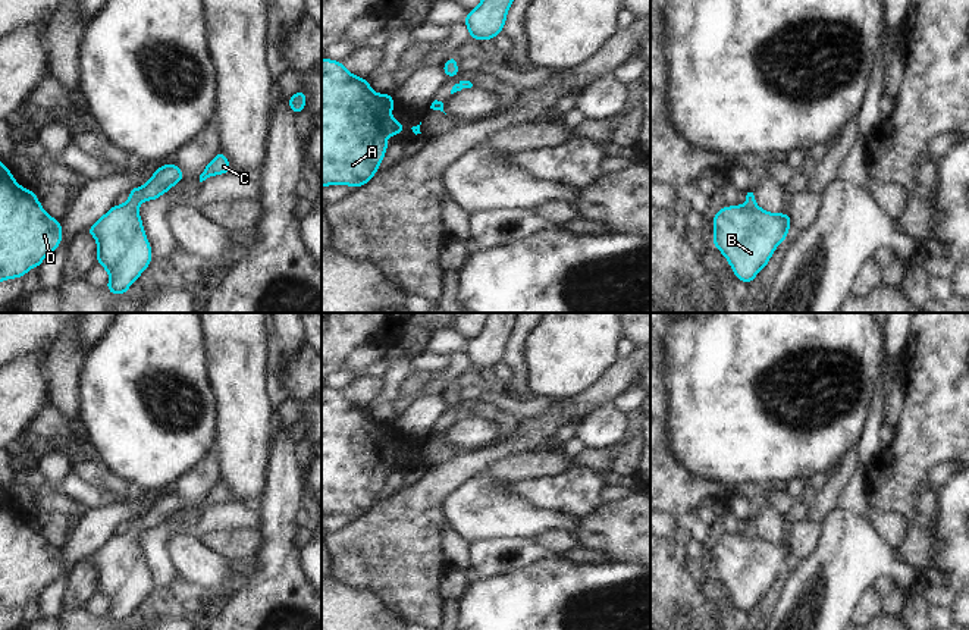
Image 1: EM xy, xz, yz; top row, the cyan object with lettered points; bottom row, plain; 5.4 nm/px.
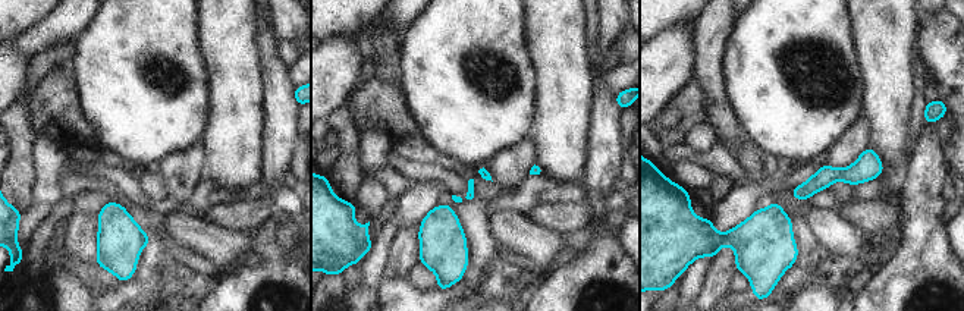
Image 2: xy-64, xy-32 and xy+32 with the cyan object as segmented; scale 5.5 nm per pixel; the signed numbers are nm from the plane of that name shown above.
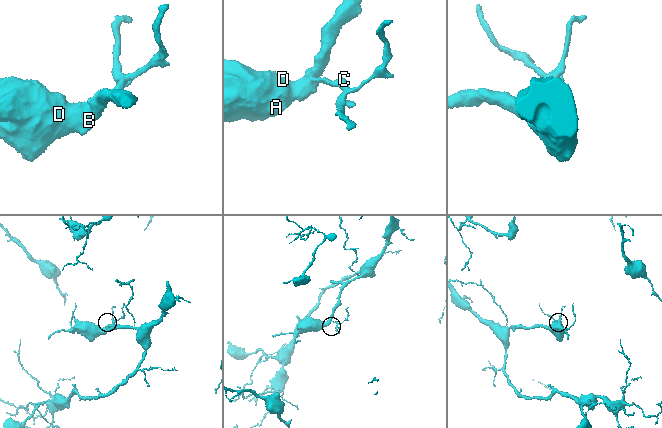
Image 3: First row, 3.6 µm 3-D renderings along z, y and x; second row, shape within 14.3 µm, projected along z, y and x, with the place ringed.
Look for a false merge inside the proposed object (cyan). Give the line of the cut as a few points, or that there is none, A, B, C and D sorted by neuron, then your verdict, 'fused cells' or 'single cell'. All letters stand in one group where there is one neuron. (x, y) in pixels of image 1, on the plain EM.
no cut; A B C D; single cell

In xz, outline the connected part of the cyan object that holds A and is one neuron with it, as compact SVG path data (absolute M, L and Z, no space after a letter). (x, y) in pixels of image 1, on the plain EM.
M322 388L322 515L363 515L377 501L391 474L383 467L399 464L404 454L391 446L392 423L376 423L366 407L351 404L342 391Z

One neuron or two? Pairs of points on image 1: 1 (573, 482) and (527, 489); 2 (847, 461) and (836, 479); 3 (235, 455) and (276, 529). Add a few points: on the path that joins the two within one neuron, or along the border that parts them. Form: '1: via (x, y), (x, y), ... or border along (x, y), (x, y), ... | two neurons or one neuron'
1: via (561, 489), (539, 489) | one neuron
2: via (847, 466), (840, 475) | one neuron
3: border along (265, 483), (265, 492), (259, 498) | two neurons

